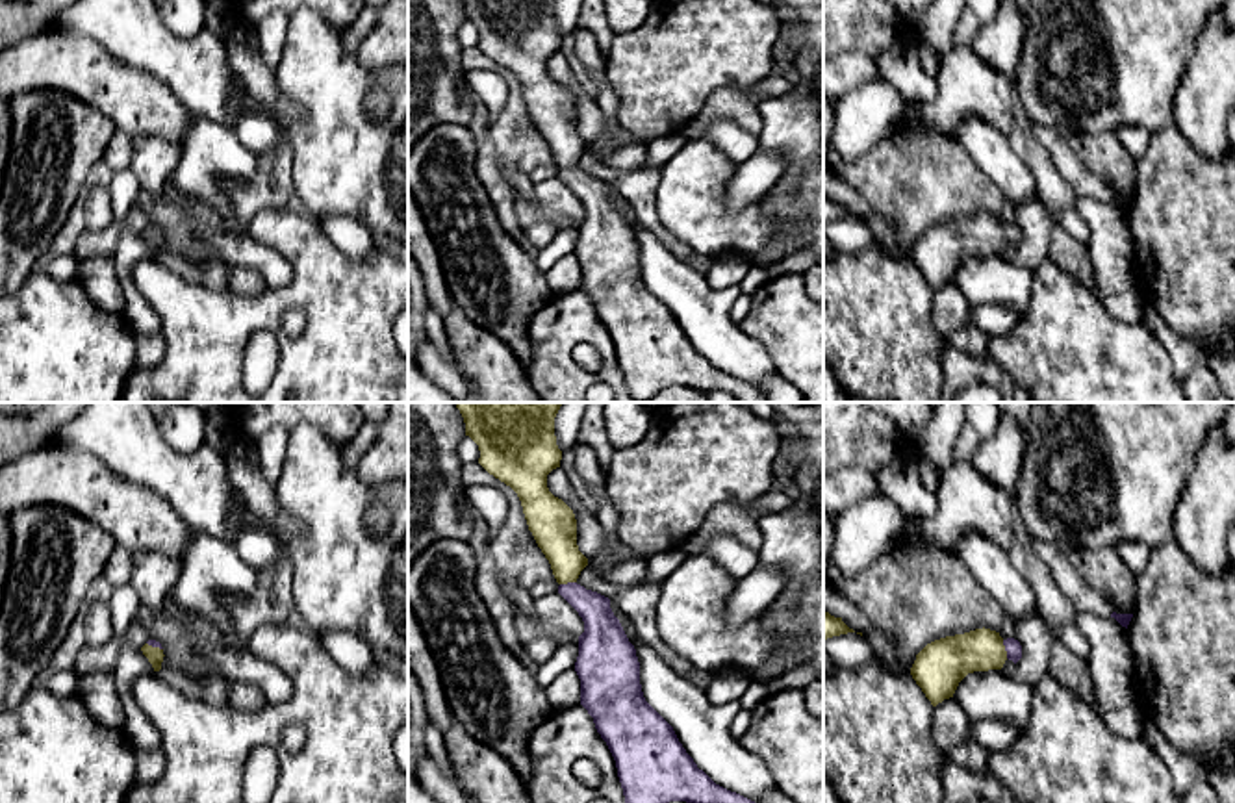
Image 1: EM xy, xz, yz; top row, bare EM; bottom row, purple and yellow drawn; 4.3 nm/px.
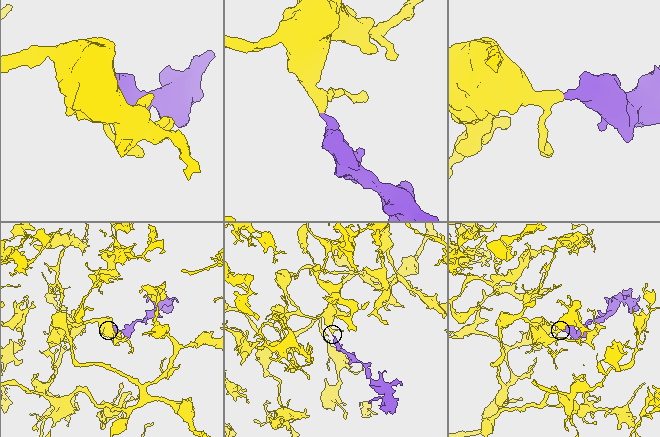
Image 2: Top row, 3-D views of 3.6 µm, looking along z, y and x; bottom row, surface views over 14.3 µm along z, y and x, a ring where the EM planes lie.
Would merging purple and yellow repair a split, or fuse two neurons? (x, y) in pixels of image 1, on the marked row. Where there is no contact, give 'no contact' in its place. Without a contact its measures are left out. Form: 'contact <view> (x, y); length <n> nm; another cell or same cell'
contact yz (1005, 650); length 80 nm; same cell

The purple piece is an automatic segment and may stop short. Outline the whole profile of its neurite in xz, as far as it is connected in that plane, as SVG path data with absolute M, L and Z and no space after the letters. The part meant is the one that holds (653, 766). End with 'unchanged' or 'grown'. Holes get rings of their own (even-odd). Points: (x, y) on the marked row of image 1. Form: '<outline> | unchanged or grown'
M454 402L469 436L480 451L478 464L510 486L538 547L551 564L558 593L579 612L584 632L579 636L575 671L580 679L580 705L593 718L595 729L606 742L618 768L625 803L755 803L716 784L679 742L673 727L645 701L640 684L640 662L610 599L577 582L588 558L577 545L573 510L547 488L547 475L560 467L562 451L556 445L554 417L562 402Z | grown

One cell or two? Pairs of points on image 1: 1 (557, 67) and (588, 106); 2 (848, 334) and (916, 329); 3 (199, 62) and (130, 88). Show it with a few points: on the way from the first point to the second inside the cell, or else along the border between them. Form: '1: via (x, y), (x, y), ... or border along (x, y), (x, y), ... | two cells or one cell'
1: via (566, 76), (581, 97) | one cell
2: via (865, 329), (900, 329) | one cell
3: border along (117, 56), (156, 76), (186, 108) | two cells

